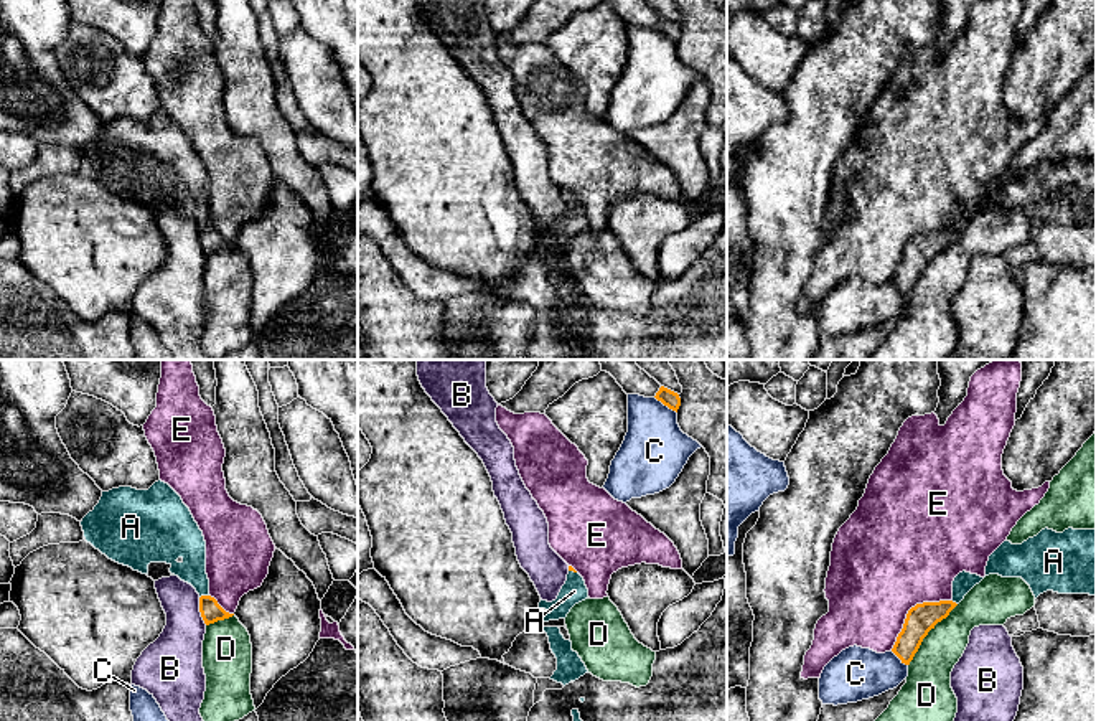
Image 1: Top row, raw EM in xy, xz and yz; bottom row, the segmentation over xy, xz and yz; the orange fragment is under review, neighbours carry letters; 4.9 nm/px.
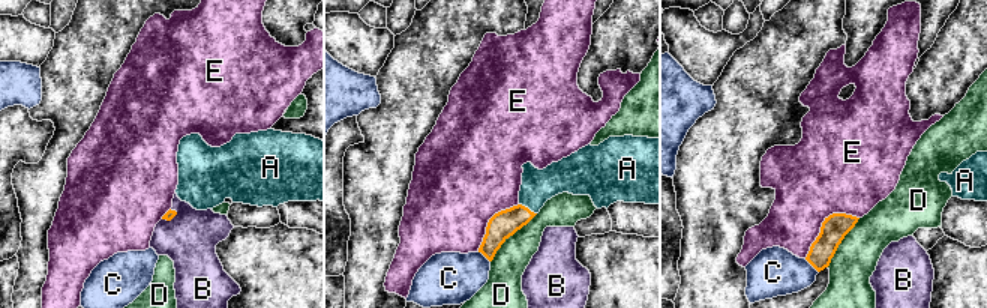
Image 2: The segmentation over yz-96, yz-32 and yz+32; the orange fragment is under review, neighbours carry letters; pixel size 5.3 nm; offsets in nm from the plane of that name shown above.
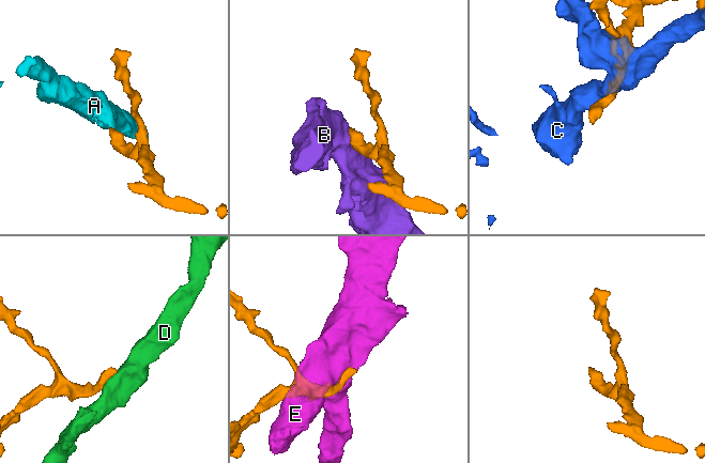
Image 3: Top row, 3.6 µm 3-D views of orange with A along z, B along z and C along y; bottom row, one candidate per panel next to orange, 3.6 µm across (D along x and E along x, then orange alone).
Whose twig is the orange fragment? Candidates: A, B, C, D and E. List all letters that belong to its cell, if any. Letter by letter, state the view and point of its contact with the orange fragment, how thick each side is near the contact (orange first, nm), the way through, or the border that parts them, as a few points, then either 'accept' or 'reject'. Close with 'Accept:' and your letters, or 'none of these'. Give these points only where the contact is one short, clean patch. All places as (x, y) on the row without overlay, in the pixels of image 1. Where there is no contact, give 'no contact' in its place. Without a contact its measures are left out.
A: xy (203, 226) | 100/140 nm | across xy (211, 241), (203, 226), (192, 177) | accept
B: xy (200, 241) | 100/260 nm | along xy (198, 228), (198, 241), (206, 254) | reject
C: xz (666, 35) | 80/320 nm | reject
D: yz (927, 264) | 140/220 nm | along yz (958, 235), (928, 263), (908, 296) | reject
E: yz (910, 240) | 140/500 nm | reject
Accept: A

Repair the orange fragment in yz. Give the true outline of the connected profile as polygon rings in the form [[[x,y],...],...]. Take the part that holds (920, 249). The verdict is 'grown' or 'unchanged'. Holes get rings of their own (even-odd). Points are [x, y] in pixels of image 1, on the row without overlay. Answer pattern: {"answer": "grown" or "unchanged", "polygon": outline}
{"answer": "grown", "polygon": [[[963,201],[953,211],[951,231],[923,233],[908,241],[903,259],[892,279],[902,294],[910,295],[928,262],[934,259],[938,252],[946,249],[964,226],[982,210],[984,208],[977,205]]]}

